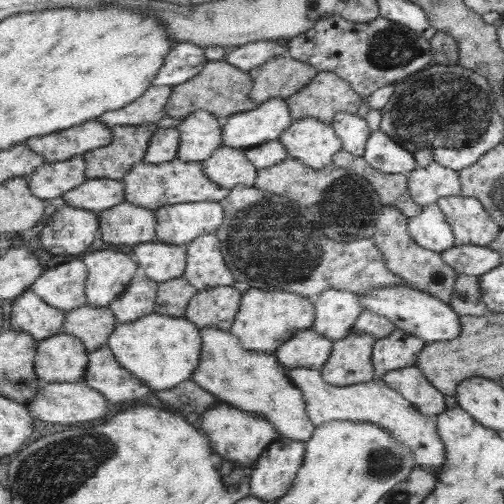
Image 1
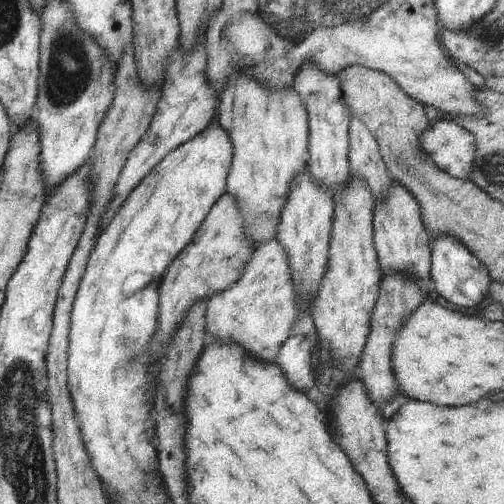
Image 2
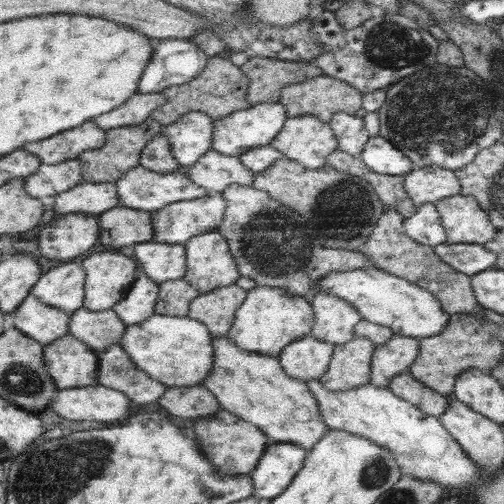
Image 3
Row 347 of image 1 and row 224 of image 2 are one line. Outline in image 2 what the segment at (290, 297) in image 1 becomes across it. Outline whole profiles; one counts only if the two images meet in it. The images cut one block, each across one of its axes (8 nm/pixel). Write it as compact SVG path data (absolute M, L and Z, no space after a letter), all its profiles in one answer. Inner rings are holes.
M231 74L227 78L227 86L221 92L219 102L219 128L223 128L233 144L233 162L227 176L227 188L225 192L231 194L237 200L239 212L243 216L243 232L249 240L253 252L259 250L259 246L273 242L277 238L277 226L281 220L283 206L287 206L287 194L291 192L291 184L299 174L305 174L307 158L309 158L309 118L303 102L299 100L299 94L289 90L265 90L255 80Z

